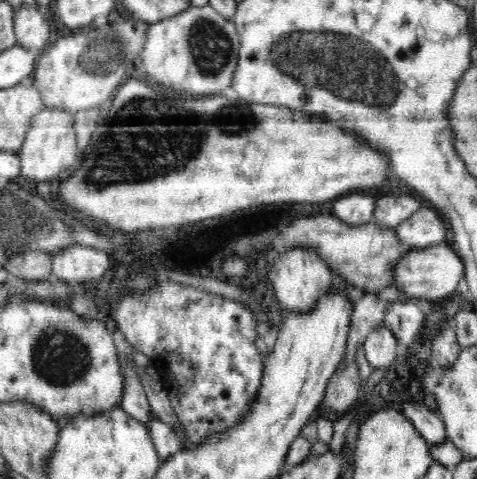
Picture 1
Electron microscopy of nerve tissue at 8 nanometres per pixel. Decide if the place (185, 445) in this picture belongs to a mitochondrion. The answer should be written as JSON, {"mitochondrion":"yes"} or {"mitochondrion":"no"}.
{"mitochondrion":"no"}

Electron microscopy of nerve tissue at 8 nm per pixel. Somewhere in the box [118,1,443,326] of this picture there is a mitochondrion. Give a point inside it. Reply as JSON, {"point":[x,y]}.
{"point":[354,67]}

